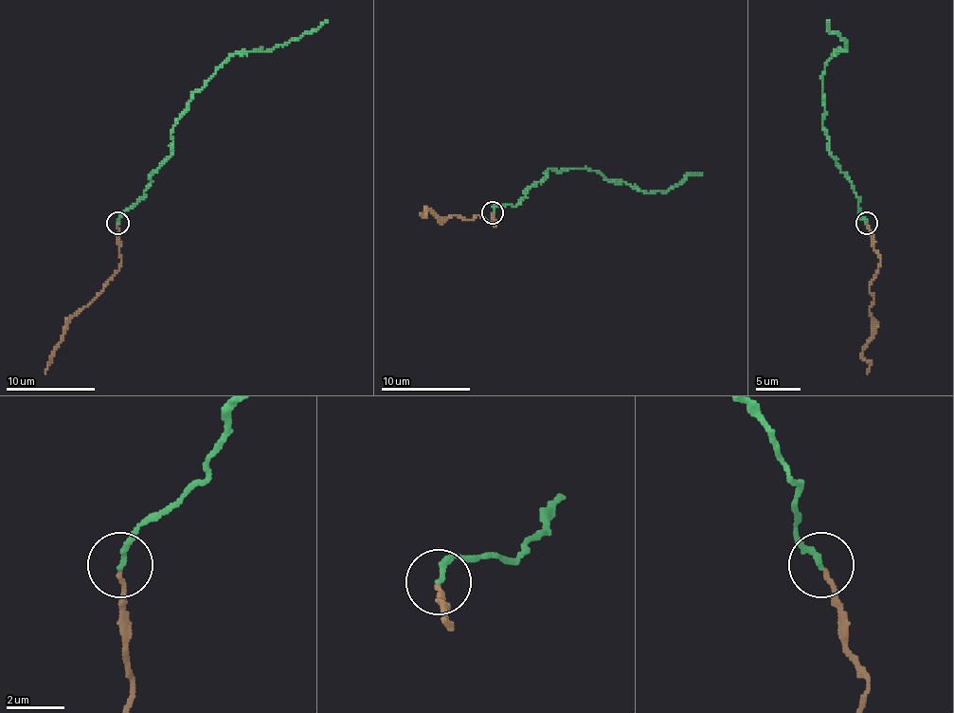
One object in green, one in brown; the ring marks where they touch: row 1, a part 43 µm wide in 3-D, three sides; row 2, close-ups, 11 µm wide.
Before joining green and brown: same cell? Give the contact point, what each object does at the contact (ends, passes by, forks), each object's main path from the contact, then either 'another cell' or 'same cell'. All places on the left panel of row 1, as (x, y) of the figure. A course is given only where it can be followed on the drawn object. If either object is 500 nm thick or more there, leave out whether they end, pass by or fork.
place (117, 223); green ends; brown ends; course green (116, 224), (172, 152), (170, 132), (175, 120), (195, 91), (231, 56), (294, 40), (315, 31), (327, 20); course brown (116, 224), (121, 266), (105, 286), (67, 322), (63, 340), (54, 351), (45, 374); same cell

